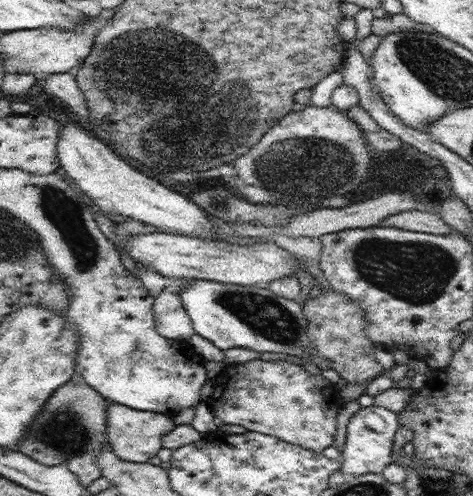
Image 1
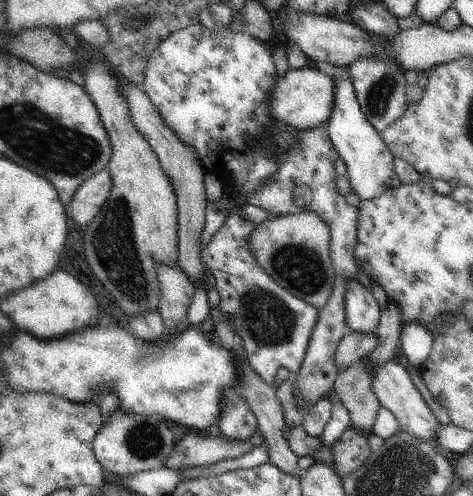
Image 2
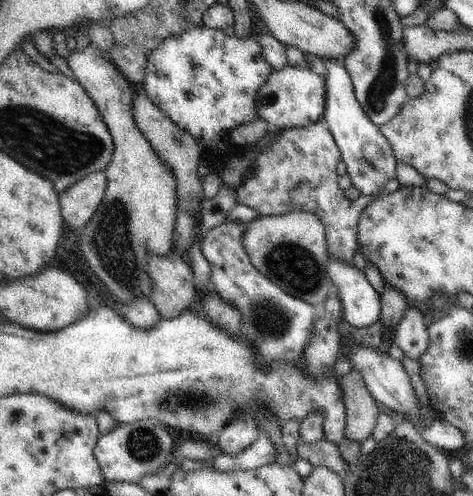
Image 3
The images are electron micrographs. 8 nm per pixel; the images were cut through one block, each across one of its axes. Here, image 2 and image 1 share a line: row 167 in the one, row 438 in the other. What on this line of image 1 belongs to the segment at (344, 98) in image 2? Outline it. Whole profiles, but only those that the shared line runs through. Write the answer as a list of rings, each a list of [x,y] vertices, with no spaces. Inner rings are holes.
[[[367,406],[359,408],[355,414],[349,414],[347,422],[347,434],[345,434],[345,446],[341,452],[341,470],[343,476],[359,476],[359,474],[381,474],[383,468],[387,468],[391,460],[391,440],[397,424],[397,414],[381,408],[381,406]]]

